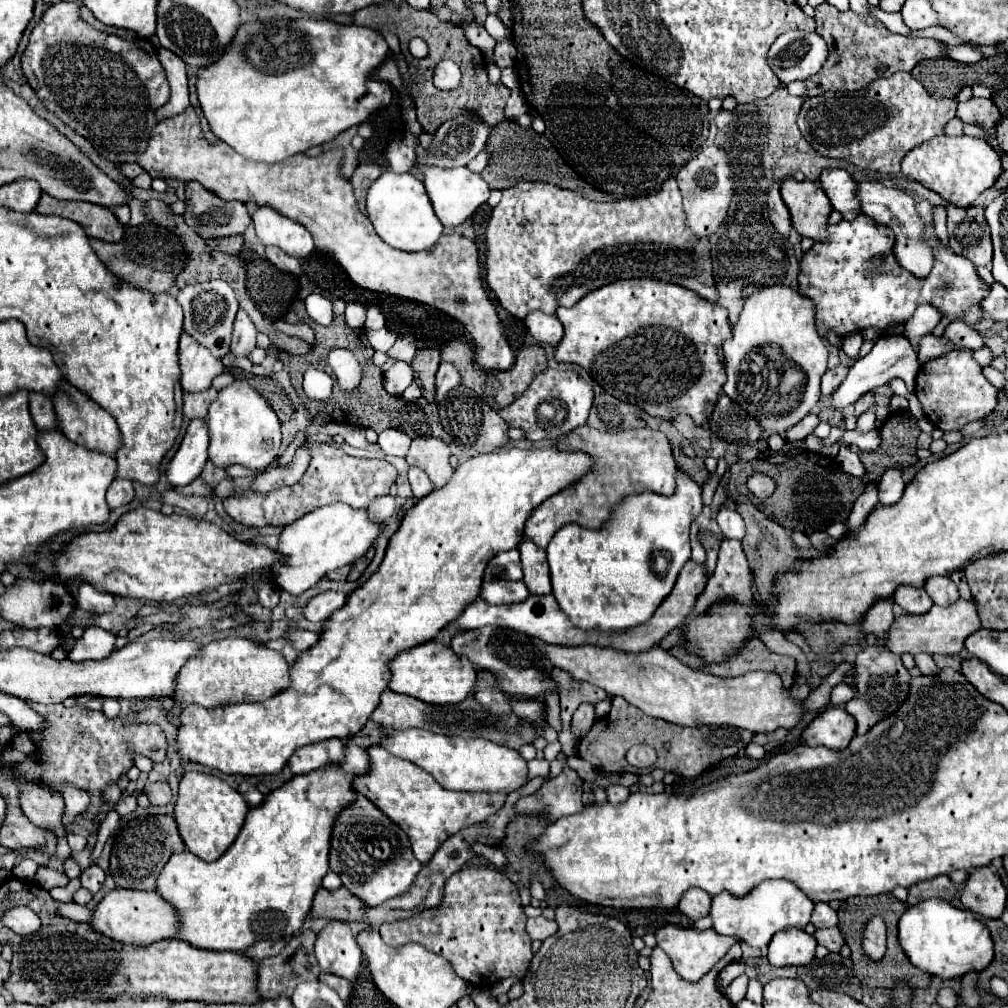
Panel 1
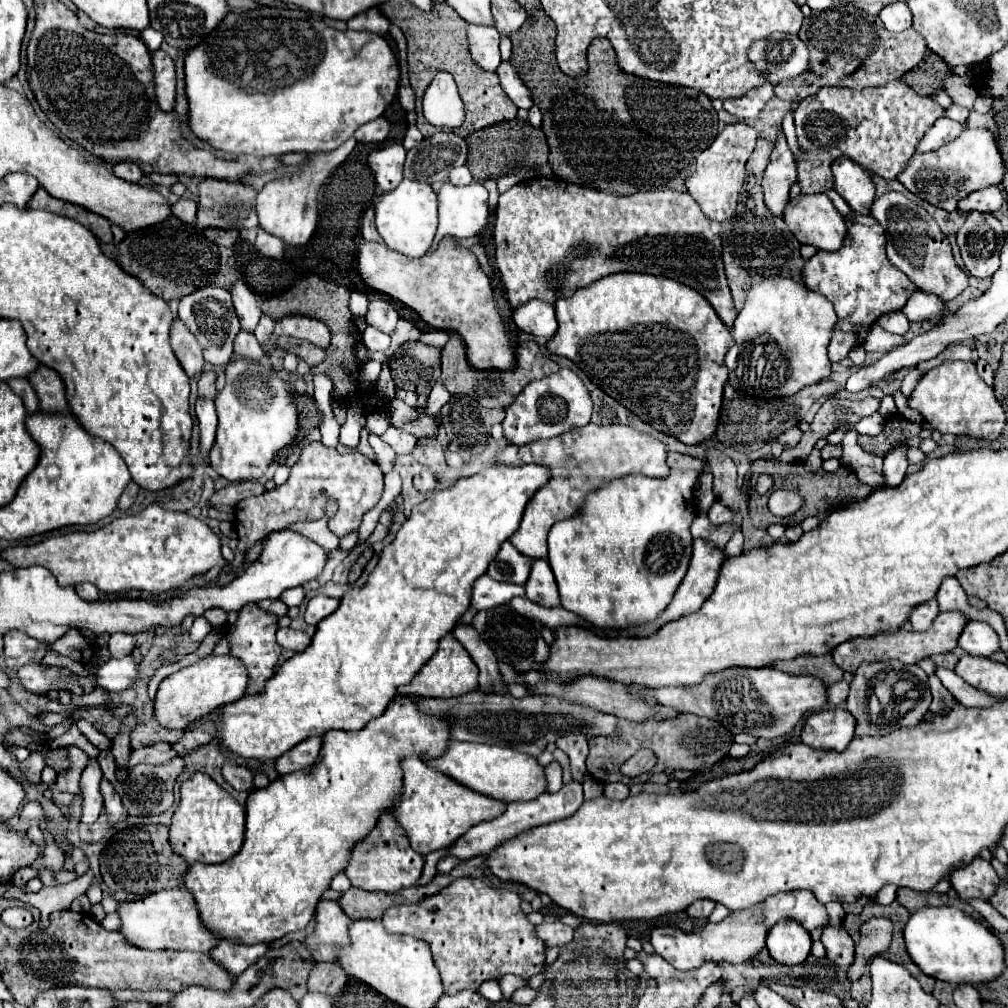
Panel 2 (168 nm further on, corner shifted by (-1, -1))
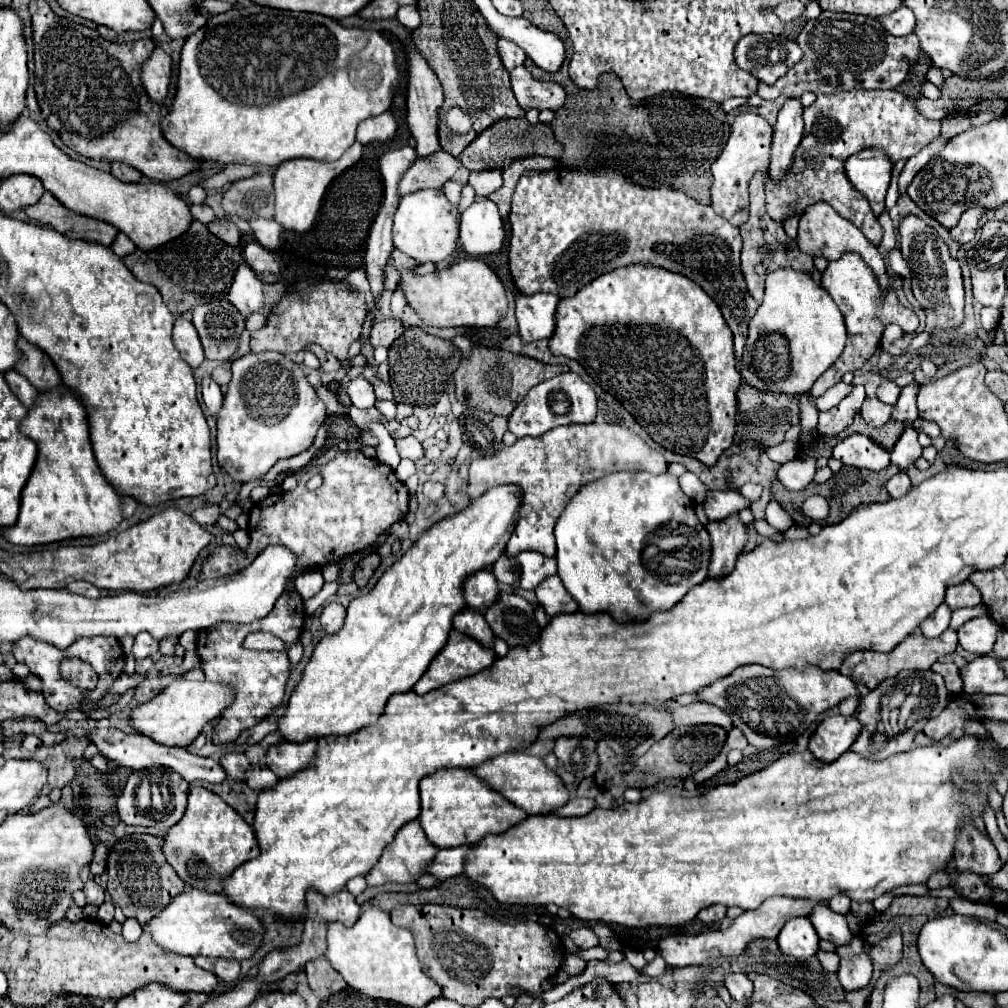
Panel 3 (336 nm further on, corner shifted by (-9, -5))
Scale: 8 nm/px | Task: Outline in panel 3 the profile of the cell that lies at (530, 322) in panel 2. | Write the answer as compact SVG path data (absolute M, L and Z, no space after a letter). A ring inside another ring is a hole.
M549 292L515 296L515 314L517 314L523 342L549 338L553 334L557 302L559 302L559 296Z

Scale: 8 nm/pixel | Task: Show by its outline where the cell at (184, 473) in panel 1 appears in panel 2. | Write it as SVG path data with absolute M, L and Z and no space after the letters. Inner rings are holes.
M199 398L197 404L195 404L195 414L197 414L197 420L199 420L199 450L201 450L201 456L205 458L215 444L217 414L215 414L213 402Z

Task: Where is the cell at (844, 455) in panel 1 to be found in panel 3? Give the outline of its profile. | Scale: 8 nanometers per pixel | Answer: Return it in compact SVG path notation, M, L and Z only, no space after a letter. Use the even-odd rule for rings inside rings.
M903 472L895 474L895 476L887 482L887 490L889 490L891 498L901 498L901 496L905 496L905 492L909 492L909 488L911 488L911 482L909 482L907 474L903 474Z

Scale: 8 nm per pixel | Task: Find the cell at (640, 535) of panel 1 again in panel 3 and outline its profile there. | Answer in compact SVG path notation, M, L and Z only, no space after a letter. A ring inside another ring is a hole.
M615 472L589 482L565 506L555 524L559 578L585 614L607 612L617 622L647 620L653 612L667 612L689 588L701 584L709 568L709 532L695 514L695 504L679 488L677 476L647 472Z

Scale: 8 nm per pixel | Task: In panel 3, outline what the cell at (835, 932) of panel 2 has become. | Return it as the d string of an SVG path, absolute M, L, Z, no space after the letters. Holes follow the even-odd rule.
M865 942L865 952L841 960L837 976L839 976L839 982L841 982L845 992L861 990L869 984L871 974L873 974L873 966L871 966L871 960L869 960L869 954L867 954L870 947L871 945Z

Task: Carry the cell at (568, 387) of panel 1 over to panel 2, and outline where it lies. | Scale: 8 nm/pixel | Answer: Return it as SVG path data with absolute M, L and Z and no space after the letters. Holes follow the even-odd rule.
M561 368L559 372L545 376L541 380L533 380L517 400L505 408L507 416L503 420L503 436L515 446L523 446L535 440L561 436L563 432L581 428L591 420L593 402L583 380L569 368Z

